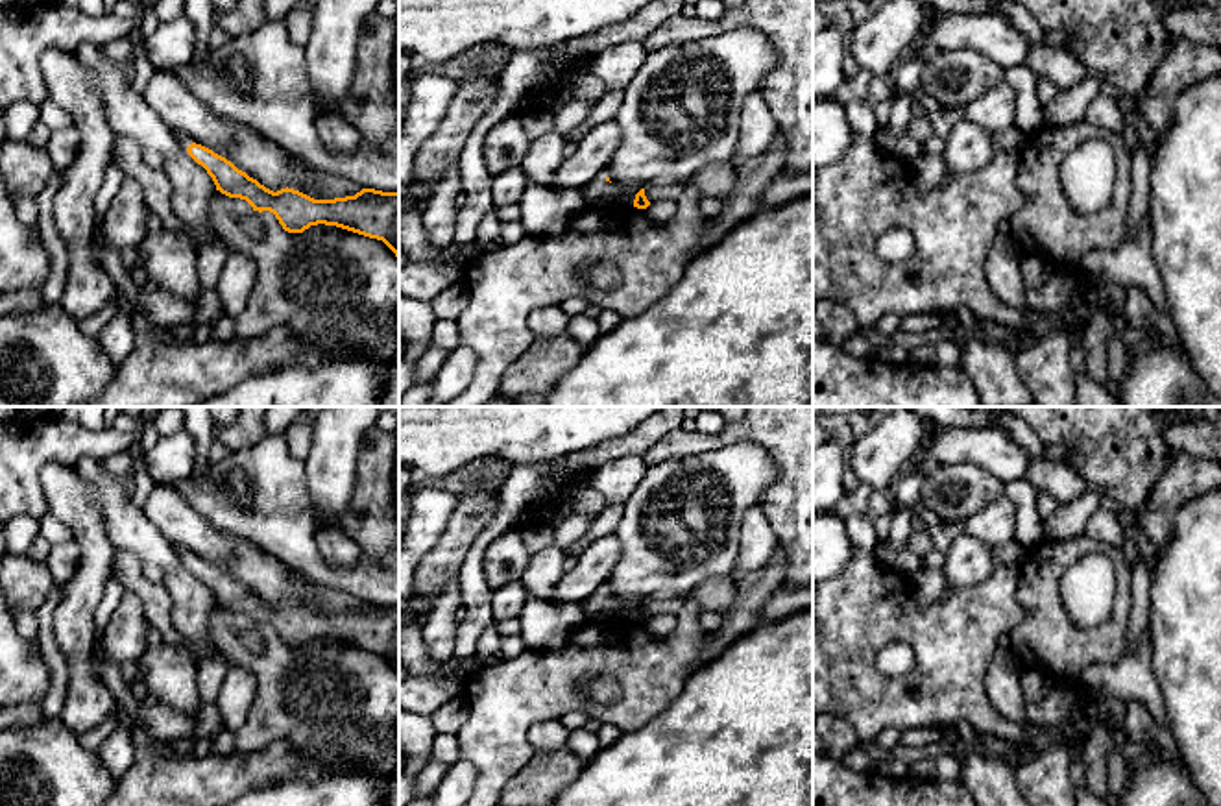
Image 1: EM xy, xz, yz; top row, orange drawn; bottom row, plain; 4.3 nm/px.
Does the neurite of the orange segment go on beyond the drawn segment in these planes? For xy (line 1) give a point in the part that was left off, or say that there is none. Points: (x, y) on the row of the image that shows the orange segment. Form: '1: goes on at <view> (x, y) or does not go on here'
1: goes on at xy (185, 141)

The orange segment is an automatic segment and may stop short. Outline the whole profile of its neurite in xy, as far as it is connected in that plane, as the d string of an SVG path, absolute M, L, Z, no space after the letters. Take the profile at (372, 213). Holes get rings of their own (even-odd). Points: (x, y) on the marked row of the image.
M175 131L181 146L212 177L216 190L246 200L253 211L270 211L288 233L303 233L310 226L336 226L382 240L399 259L399 192L362 189L355 196L314 200L294 189L266 189L231 161L192 142Z

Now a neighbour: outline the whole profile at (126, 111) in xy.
M81 43L76 55L91 70L102 92L105 118L115 137L131 137L144 150L155 150L163 157L187 152L175 129L133 91L122 70L105 55L103 46Z

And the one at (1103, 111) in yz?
M1099 94L1090 102L1084 120L1121 135L1125 131L1125 120L1118 104L1105 94Z

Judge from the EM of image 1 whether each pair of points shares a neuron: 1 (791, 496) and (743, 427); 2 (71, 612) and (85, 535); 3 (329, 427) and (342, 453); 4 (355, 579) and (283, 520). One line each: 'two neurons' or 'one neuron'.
1: one neuron
2: one neuron
3: one neuron
4: one neuron

